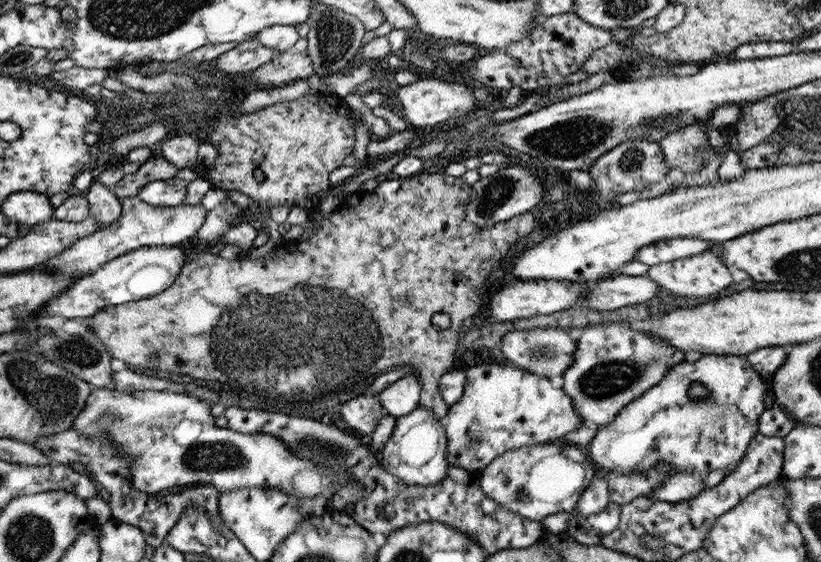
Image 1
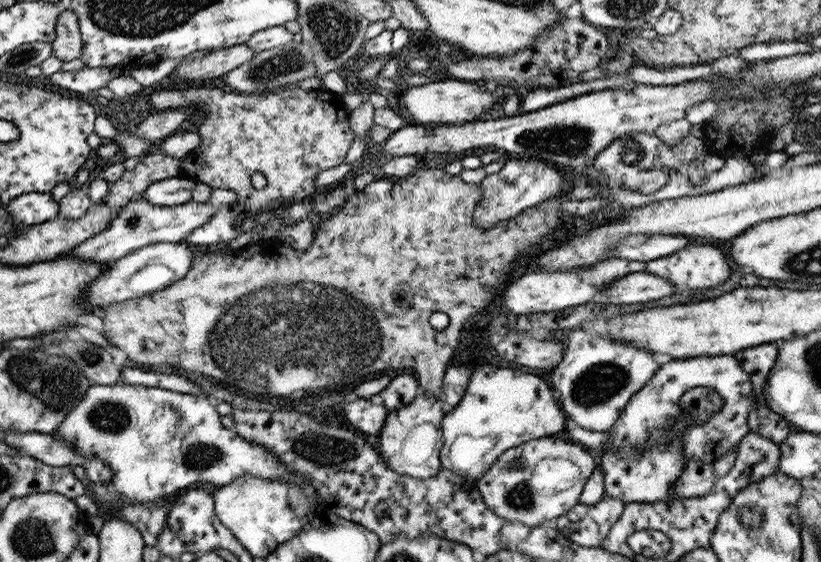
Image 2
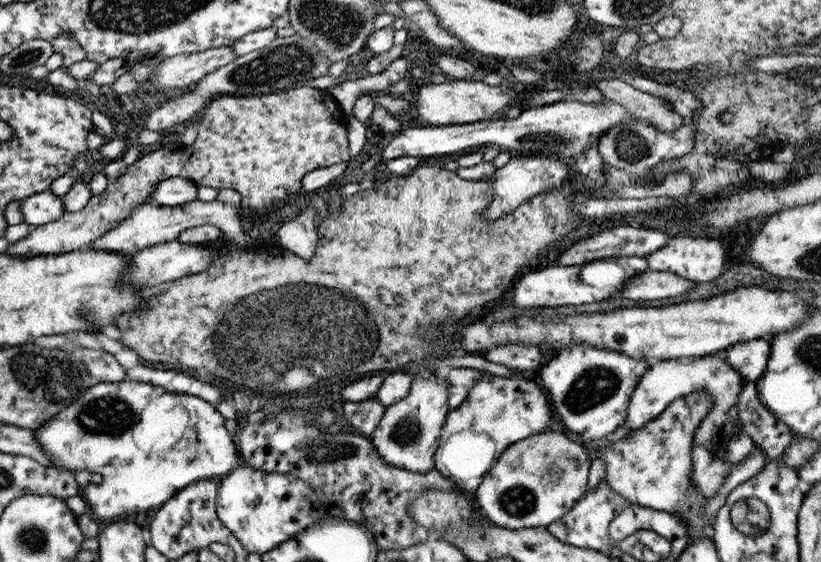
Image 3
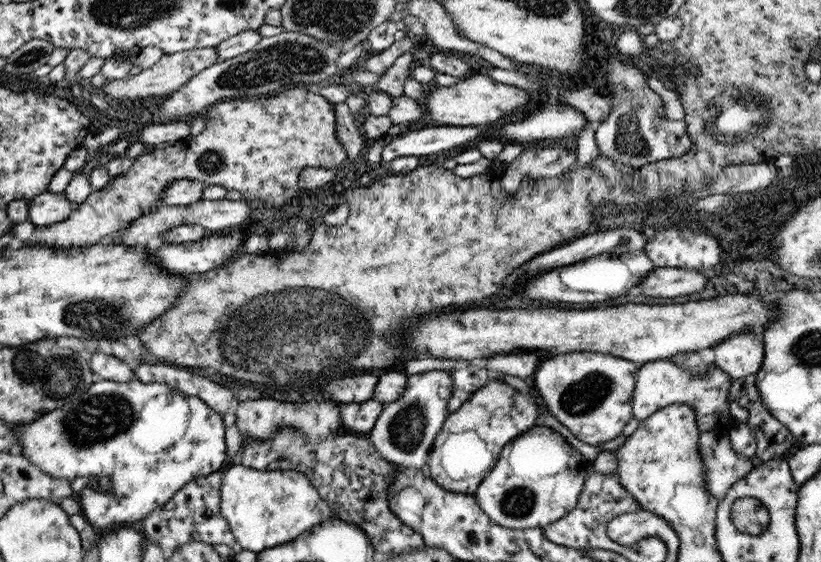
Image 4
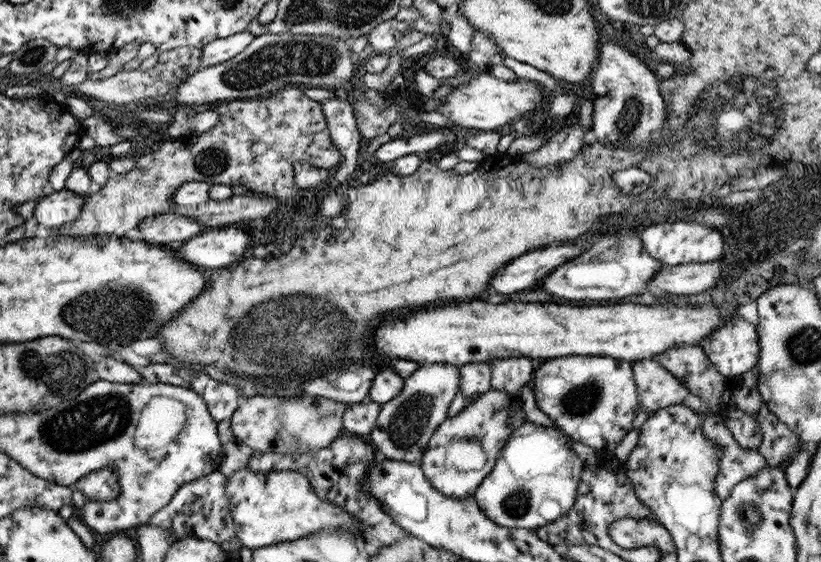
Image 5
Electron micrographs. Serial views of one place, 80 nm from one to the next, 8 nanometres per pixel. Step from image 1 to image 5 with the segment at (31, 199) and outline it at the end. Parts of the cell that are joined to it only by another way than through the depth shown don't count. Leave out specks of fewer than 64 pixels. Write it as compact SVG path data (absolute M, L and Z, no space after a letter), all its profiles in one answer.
M67 189L53 191L49 196L37 200L32 212L39 224L56 229L77 218L87 196L81 196Z

